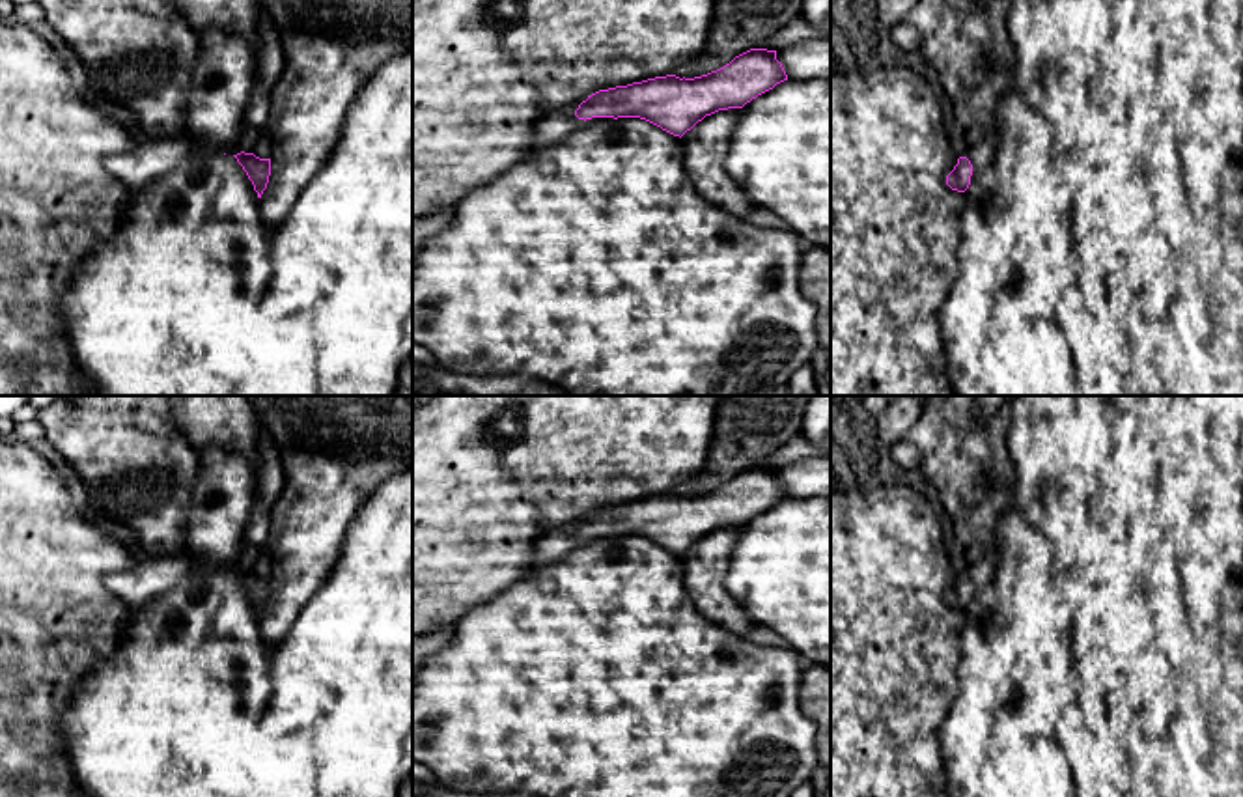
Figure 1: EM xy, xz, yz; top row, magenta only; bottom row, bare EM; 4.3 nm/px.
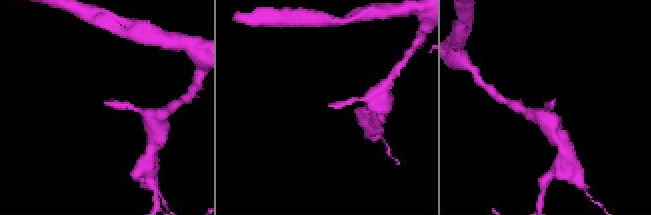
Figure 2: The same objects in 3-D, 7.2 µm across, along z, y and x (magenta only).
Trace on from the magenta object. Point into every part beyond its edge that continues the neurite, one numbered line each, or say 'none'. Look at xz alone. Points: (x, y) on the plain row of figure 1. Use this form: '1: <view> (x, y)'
1: xz (555, 545)

